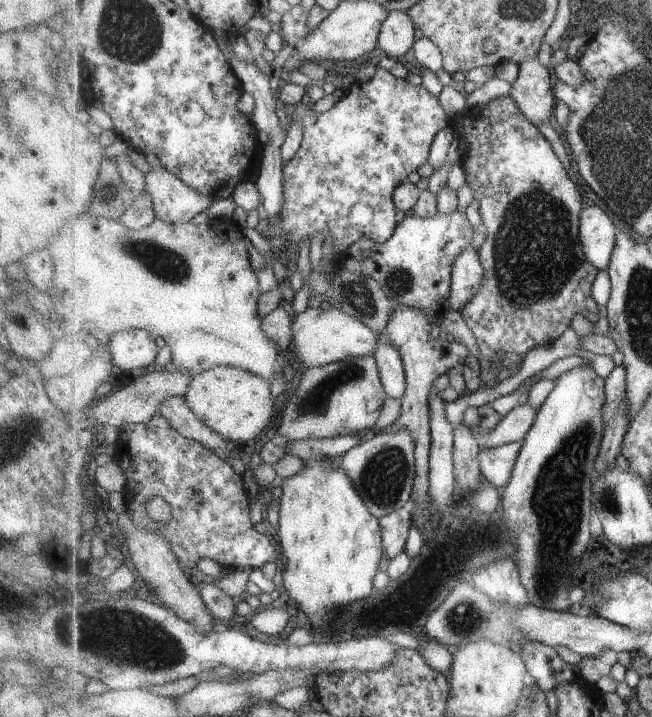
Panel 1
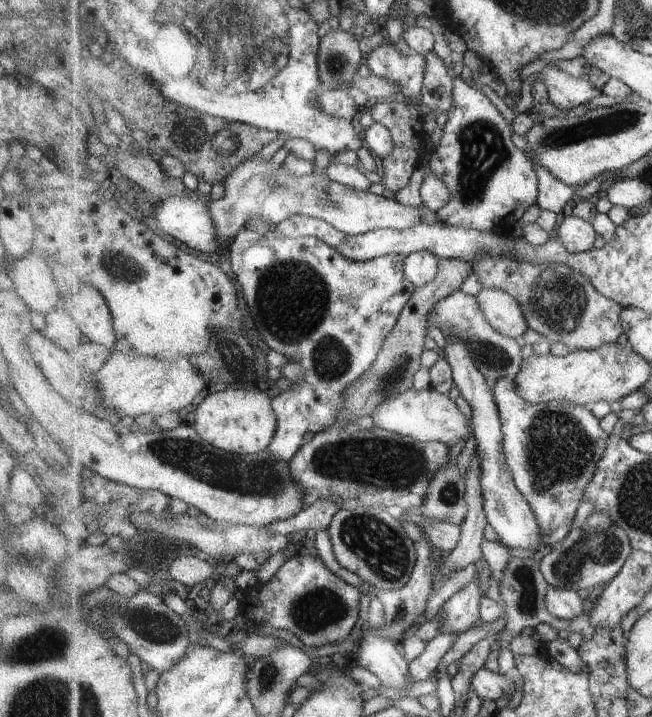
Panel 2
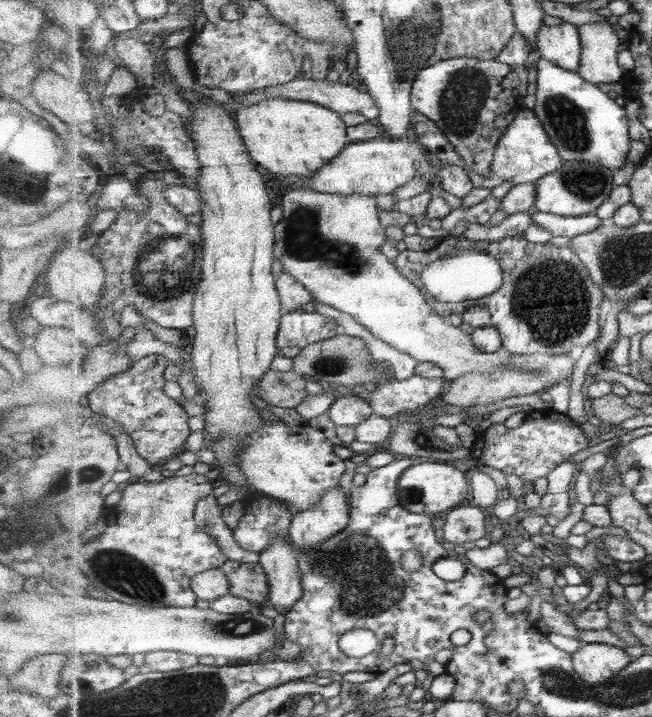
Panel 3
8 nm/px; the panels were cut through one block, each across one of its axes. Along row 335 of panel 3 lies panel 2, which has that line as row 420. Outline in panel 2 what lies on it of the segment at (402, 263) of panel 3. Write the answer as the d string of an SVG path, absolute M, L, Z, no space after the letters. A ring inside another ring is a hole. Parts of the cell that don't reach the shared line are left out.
M499 378L492 390L501 416L503 448L507 464L513 472L515 484L533 507L548 550L557 549L571 534L575 514L583 502L587 486L595 476L597 466L600 466L600 460L607 450L610 434L605 434L605 430L599 424L599 418L593 416L593 412L587 410L585 406L573 406L569 402L558 402L555 406L545 403L529 404L523 395L519 394L515 381L509 378Z

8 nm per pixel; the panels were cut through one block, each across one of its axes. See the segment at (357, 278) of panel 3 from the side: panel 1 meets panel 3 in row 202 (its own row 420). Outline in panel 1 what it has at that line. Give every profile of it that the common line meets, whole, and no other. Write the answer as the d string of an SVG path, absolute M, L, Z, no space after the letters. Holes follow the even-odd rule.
M374 355L349 357L325 366L311 367L303 372L298 387L283 408L275 434L288 436L292 441L370 434L375 431L387 397Z

